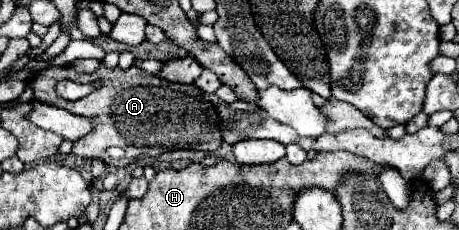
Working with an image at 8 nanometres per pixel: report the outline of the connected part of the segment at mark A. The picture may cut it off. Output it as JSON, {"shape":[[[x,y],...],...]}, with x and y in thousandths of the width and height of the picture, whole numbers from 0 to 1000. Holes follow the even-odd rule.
{"shape":[[[216,265],[207,317],[172,317],[150,283],[115,283],[89,317],[76,317],[63,361],[76,430],[155,483],[159,500],[185,500],[185,517],[203,517],[203,570],[159,622],[155,665],[168,683],[224,691],[237,717],[272,726],[298,683],[342,683],[368,648],[416,639],[438,657],[464,657],[481,630],[477,517],[460,430],[442,422],[425,370],[373,361],[303,300],[298,283],[285,283],[268,309],[259,291],[237,300],[224,265]],[[129,343],[155,343],[163,361],[198,361],[203,343],[229,343],[233,396],[203,396],[172,439],[142,439],[120,404],[120,361]]]}

